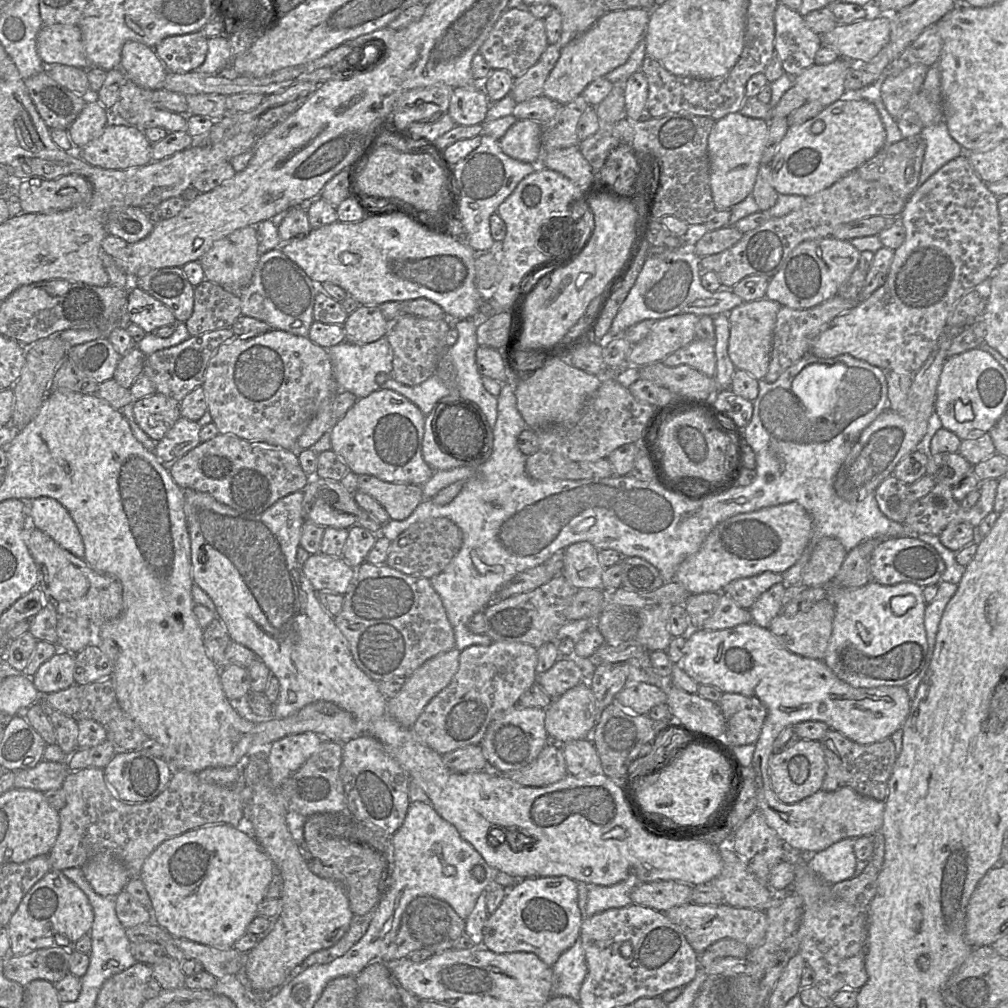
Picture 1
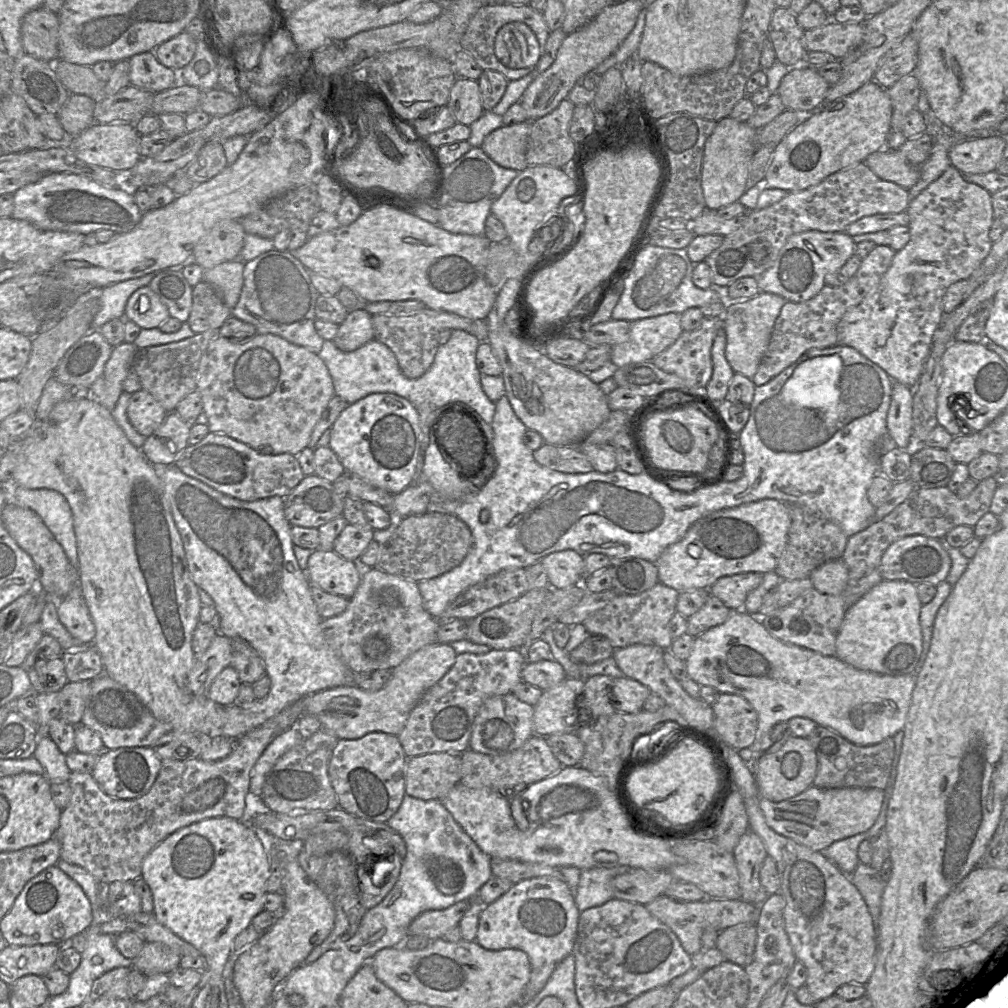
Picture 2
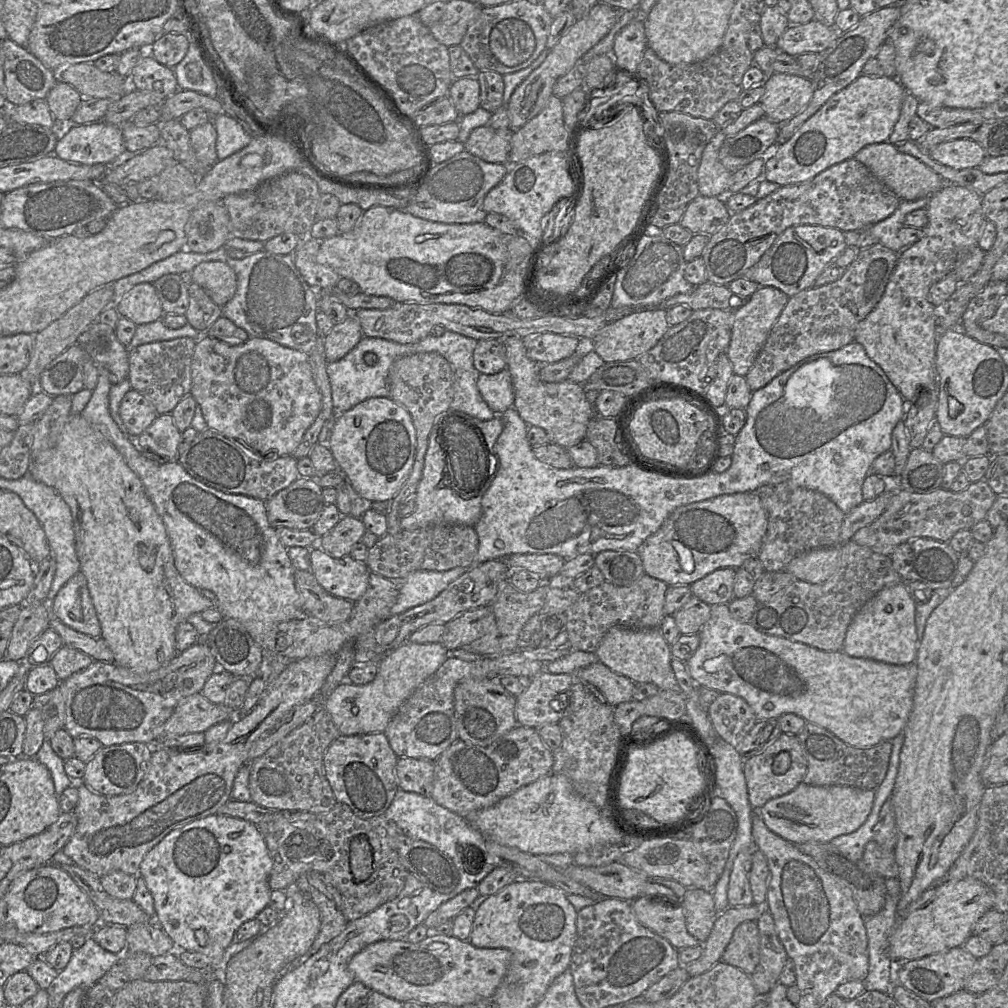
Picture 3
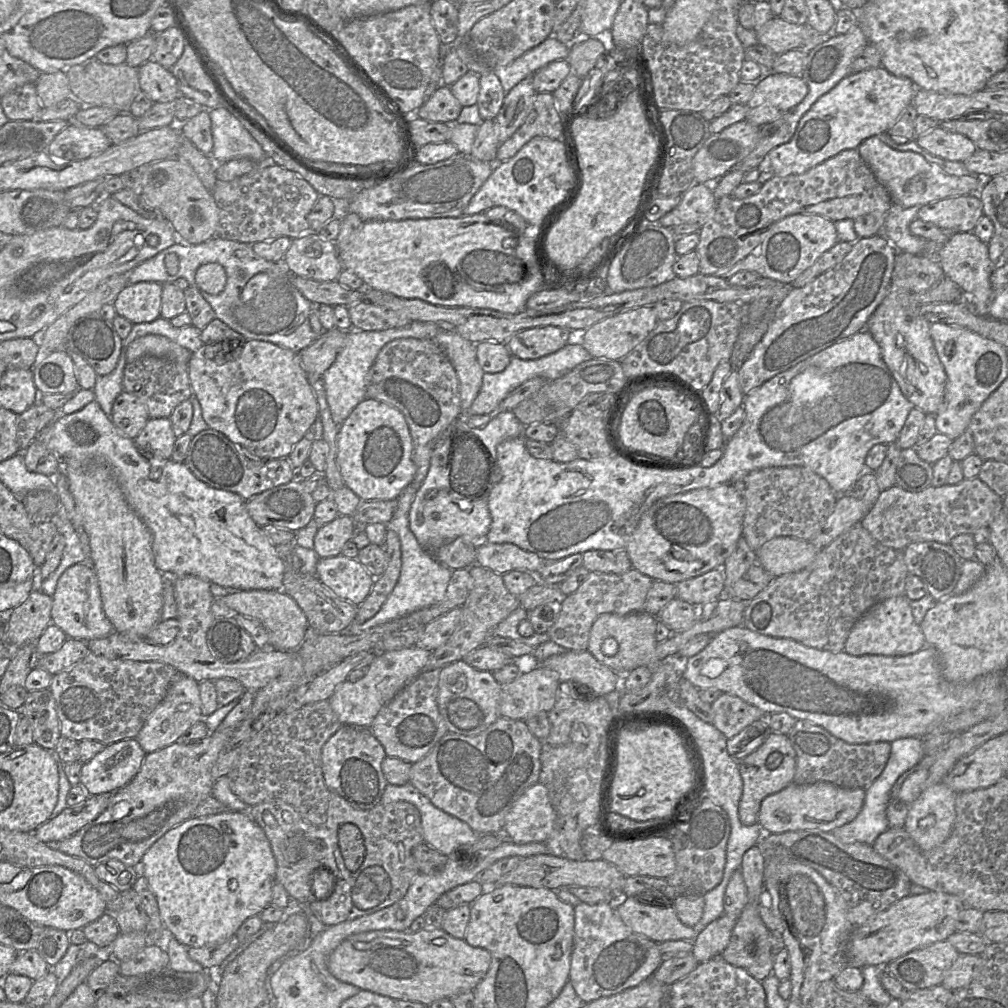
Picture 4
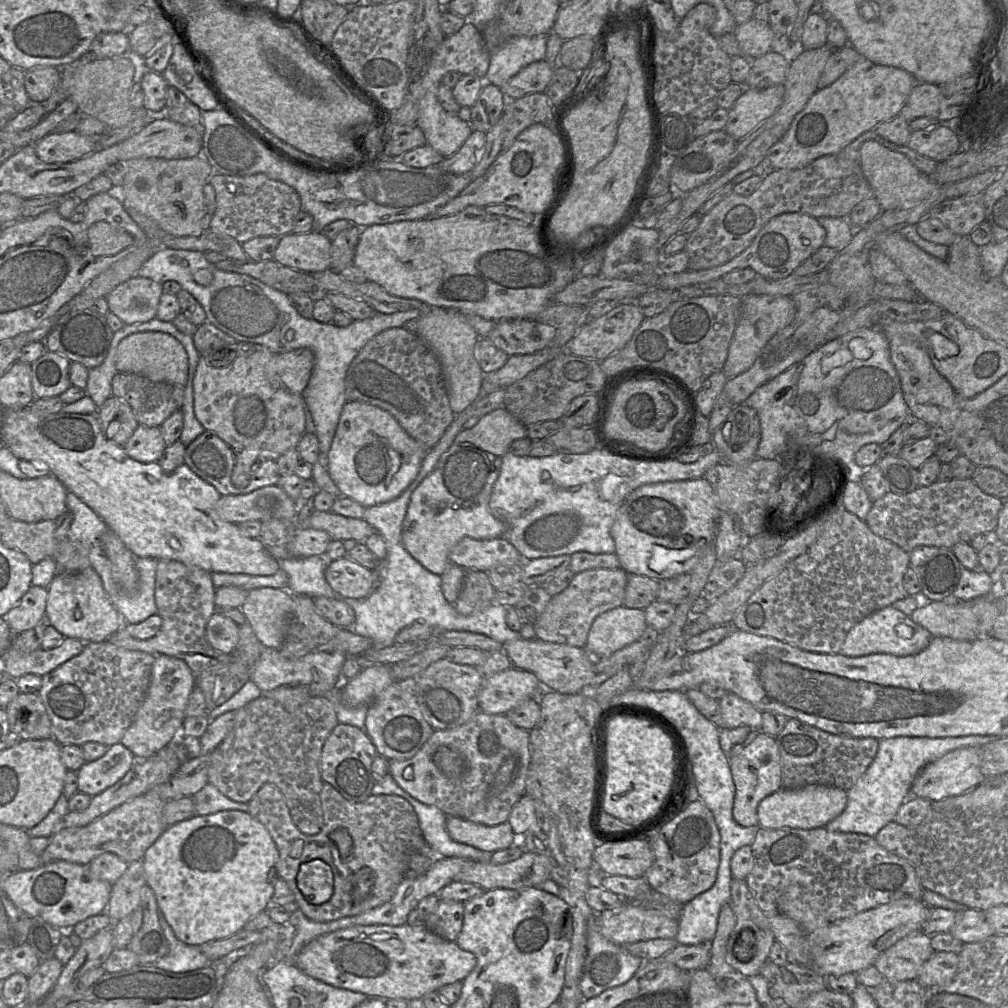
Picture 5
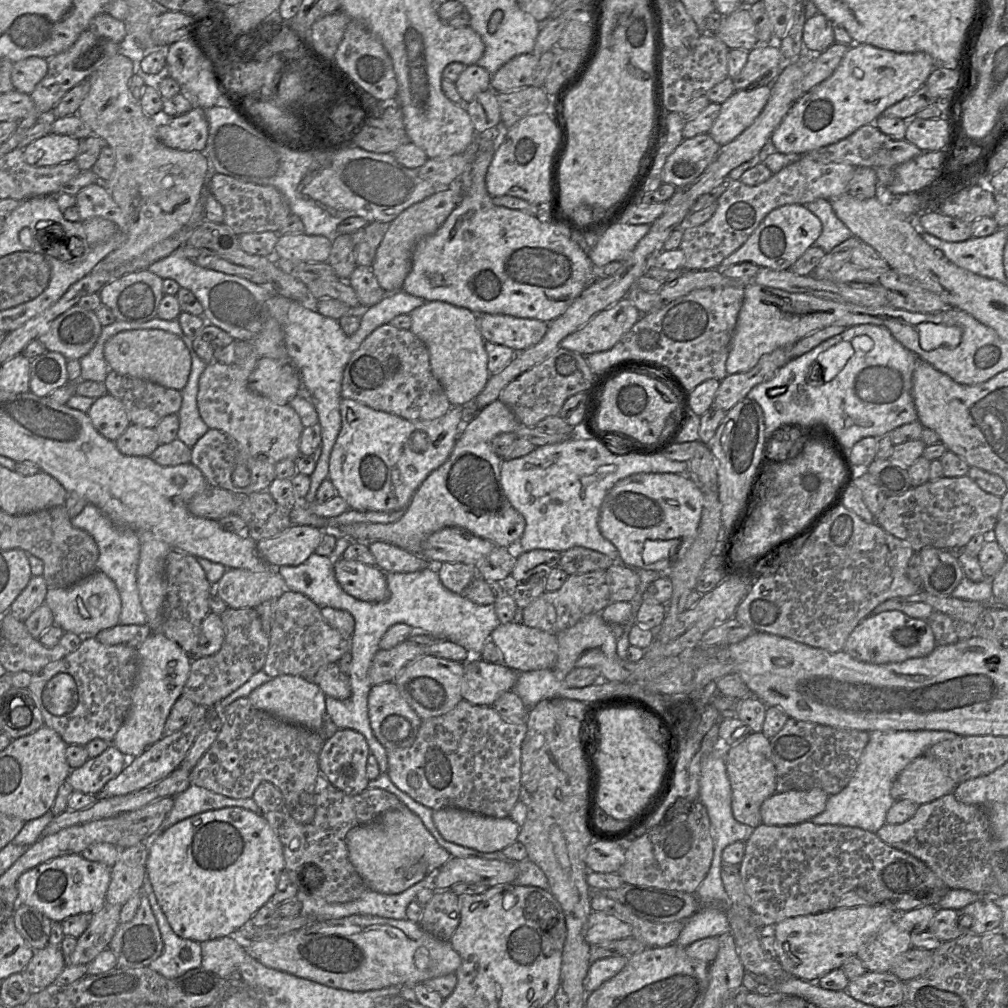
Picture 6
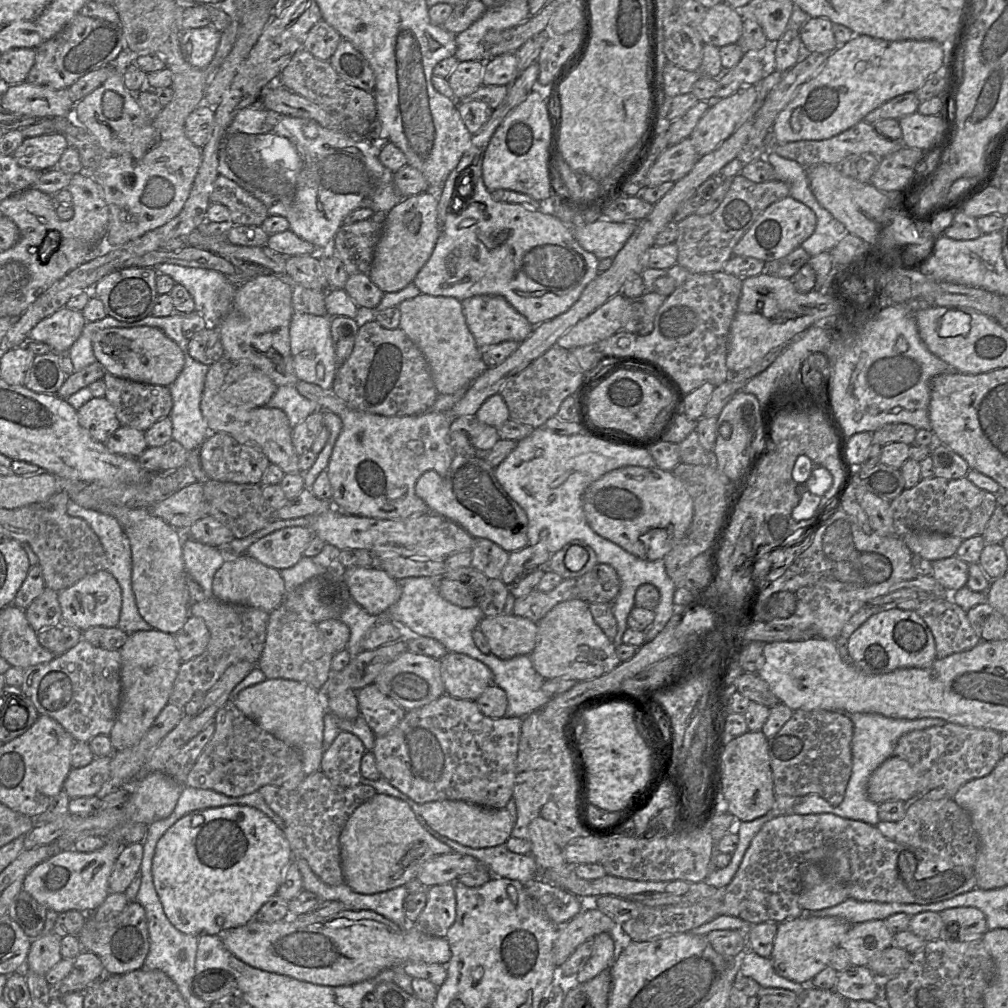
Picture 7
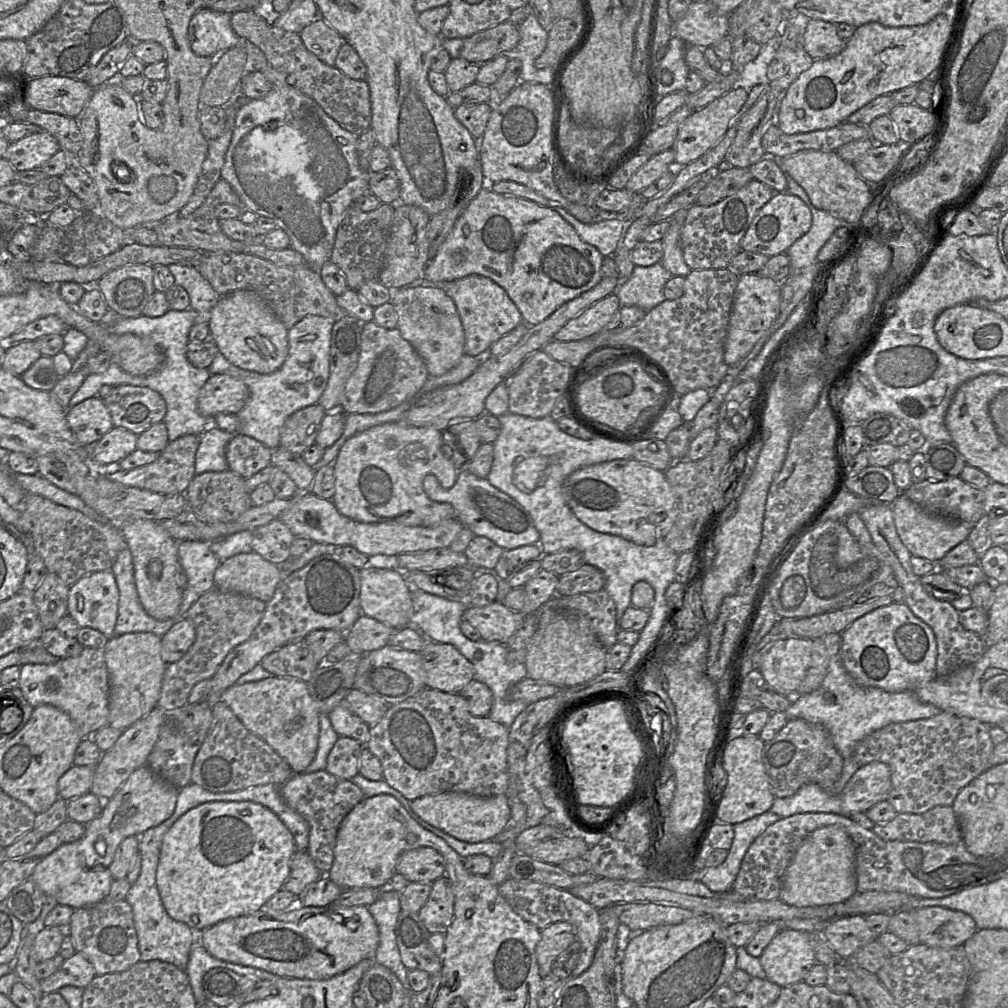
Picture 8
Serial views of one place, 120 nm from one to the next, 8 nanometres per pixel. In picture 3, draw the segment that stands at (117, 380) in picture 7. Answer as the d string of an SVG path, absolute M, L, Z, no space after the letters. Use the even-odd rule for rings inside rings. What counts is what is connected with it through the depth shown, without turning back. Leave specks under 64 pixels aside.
M176 338L153 342L129 350L128 381L131 389L142 394L158 415L171 414L176 405L191 391L191 362L197 340Z

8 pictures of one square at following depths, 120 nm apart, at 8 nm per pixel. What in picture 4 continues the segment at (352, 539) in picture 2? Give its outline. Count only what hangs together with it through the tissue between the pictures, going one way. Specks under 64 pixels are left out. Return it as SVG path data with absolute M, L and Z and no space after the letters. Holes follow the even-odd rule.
M338 516L335 520L318 527L313 550L320 558L341 554L344 545L352 540L359 526L351 516Z

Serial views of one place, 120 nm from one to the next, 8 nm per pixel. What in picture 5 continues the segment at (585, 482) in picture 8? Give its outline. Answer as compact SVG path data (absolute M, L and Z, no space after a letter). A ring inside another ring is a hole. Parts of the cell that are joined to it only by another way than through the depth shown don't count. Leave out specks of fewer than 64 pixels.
M703 477L640 486L625 498L611 527L620 568L628 574L642 575L655 580L689 573L705 550L713 548L719 515L715 492Z

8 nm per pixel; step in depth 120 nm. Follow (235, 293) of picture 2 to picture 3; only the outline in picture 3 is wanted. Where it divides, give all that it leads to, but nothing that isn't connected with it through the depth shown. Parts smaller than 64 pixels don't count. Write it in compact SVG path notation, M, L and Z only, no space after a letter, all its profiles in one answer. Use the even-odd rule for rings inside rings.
M208 261L192 270L193 283L202 287L219 307L230 301L237 288L237 278L232 268L221 261Z

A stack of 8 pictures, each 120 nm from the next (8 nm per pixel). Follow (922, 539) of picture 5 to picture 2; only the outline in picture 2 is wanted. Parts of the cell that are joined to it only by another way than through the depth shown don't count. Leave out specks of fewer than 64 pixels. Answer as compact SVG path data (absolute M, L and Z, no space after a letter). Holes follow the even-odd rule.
M993 477L978 482L977 487L965 498L960 498L947 486L939 488L917 488L908 498L897 505L889 515L880 521L873 522L866 529L848 537L843 554L843 561L849 572L866 572L878 568L881 558L894 542L910 536L924 535L937 540L945 536L957 526L976 526L978 521L988 512L998 487Z

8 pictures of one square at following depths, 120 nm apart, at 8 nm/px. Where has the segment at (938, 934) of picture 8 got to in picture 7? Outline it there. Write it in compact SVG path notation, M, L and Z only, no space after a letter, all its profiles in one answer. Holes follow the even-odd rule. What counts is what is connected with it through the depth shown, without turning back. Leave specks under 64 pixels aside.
M955 907L939 914L943 921L940 940L964 941L981 936L988 930L985 914L975 907Z

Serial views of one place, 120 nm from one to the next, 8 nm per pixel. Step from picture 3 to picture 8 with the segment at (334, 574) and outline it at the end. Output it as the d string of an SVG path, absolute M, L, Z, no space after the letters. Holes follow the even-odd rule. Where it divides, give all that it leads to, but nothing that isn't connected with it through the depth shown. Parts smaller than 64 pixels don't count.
M366 566L360 569L360 584L361 614L376 619L395 631L407 627L411 623L413 587L401 570Z

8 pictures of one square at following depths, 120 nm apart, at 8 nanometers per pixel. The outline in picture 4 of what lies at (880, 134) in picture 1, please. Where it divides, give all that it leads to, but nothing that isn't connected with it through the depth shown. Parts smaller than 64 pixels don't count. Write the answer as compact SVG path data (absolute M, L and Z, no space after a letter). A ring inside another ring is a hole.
M884 67L850 73L811 106L789 142L768 153L774 175L803 174L841 151L857 149L864 140L887 132L912 103L915 93L910 79L895 76Z

